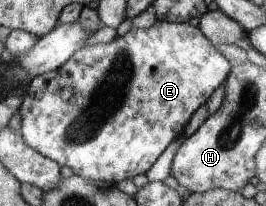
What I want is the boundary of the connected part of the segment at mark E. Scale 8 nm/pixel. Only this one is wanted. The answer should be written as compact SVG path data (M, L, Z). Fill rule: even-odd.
M157 20L157 22L148 29L132 28L124 36L116 37L108 44L94 44L94 46L85 46L76 50L72 57L60 66L57 70L36 76L28 83L28 91L19 112L22 117L22 126L20 126L20 135L30 148L36 150L38 154L56 162L60 167L68 166L74 172L74 175L82 178L108 182L114 185L123 180L132 180L135 176L146 174L158 160L160 154L184 132L184 126L188 124L190 116L204 104L209 101L212 95L225 84L226 78L230 75L230 62L218 52L218 48L206 38L199 27L194 27L189 22L172 23Z

